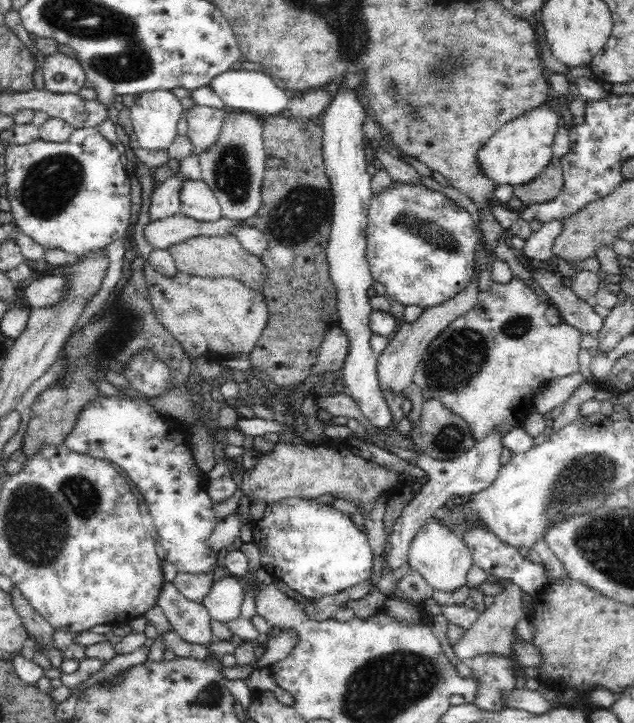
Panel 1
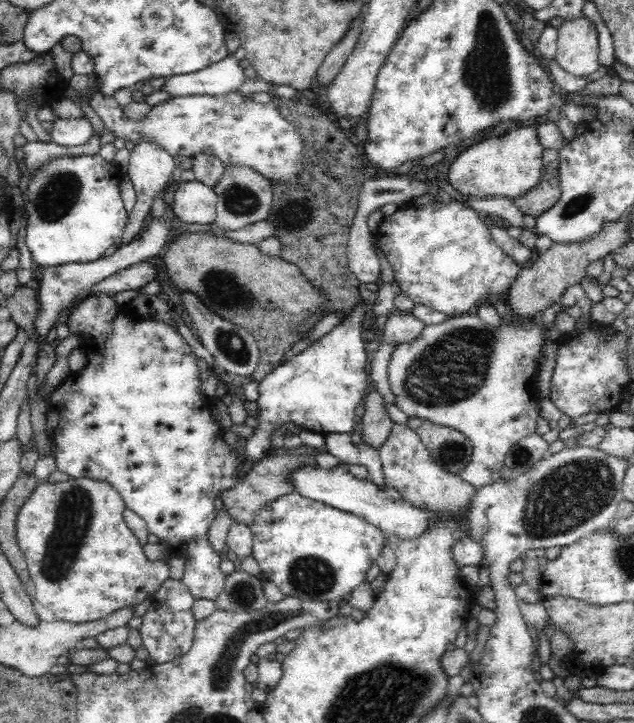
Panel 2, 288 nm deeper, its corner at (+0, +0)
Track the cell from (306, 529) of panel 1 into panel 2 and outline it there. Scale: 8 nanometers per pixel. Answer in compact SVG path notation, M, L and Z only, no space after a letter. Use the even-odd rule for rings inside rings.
M296 492L280 496L280 500L262 508L250 528L254 534L254 562L264 574L264 580L276 584L284 598L296 598L300 602L336 602L352 594L352 590L364 582L372 564L378 562L382 546L386 546L388 540L382 530L368 524L364 518L304 498Z

